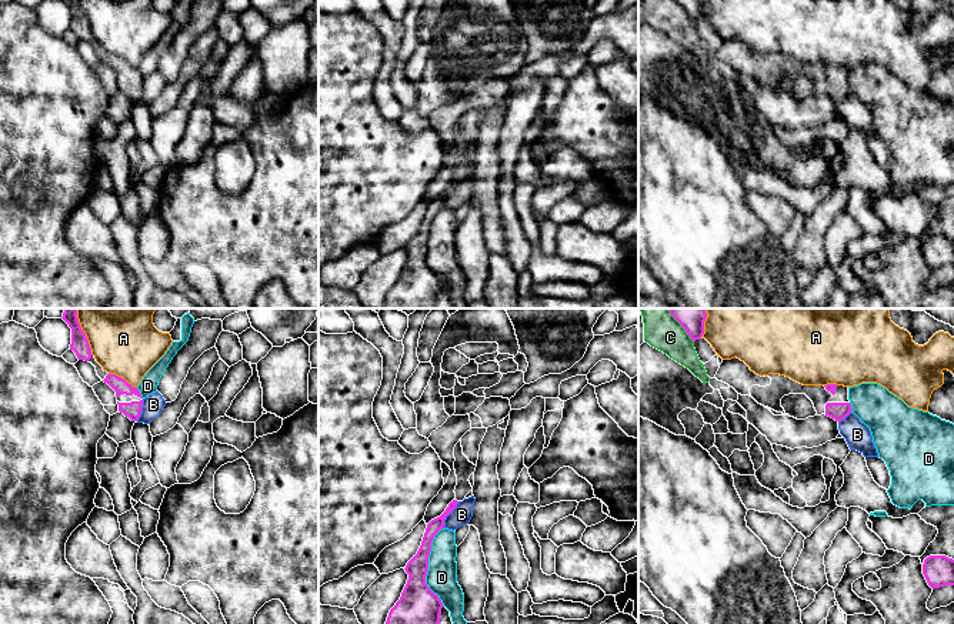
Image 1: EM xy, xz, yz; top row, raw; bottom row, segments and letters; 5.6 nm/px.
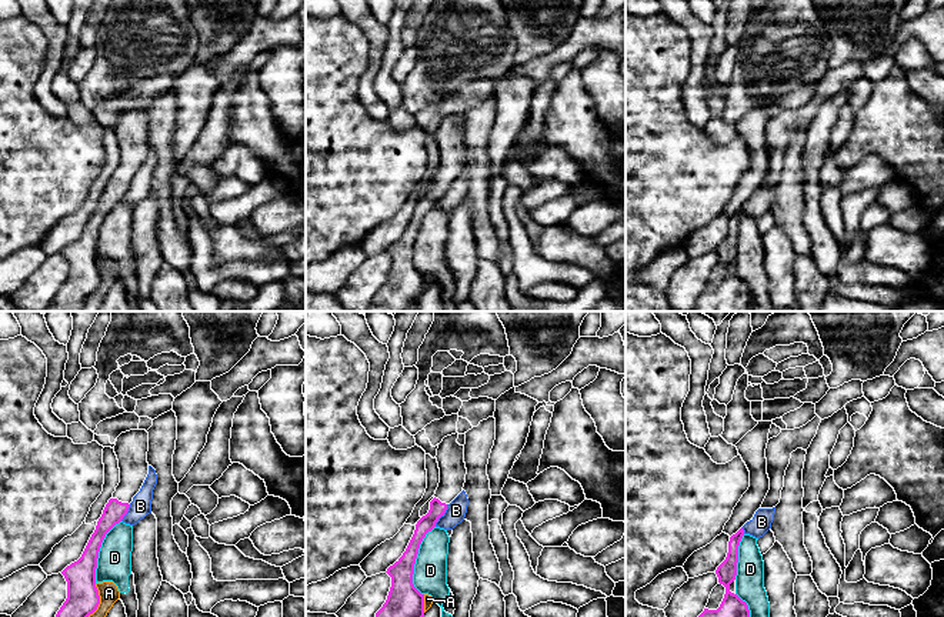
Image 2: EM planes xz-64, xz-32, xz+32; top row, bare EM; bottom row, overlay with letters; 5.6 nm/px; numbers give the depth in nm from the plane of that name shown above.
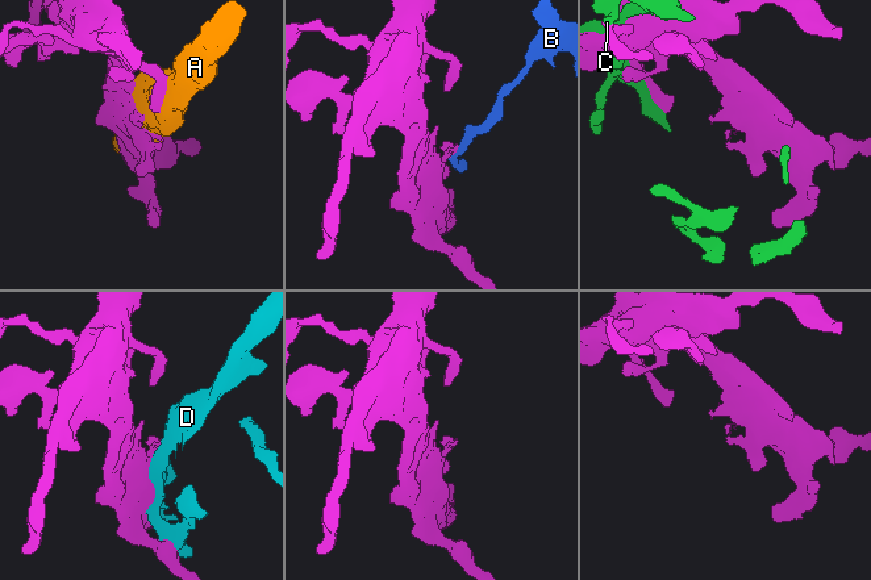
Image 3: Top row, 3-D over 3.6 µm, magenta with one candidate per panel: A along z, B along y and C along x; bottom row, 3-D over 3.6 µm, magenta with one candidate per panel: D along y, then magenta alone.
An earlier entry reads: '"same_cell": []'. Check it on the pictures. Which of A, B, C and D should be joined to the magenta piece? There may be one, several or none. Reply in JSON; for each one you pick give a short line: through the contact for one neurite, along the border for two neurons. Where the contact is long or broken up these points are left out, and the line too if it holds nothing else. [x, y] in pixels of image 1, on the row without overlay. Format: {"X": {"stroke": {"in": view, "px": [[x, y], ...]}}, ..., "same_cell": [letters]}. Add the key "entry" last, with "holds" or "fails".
{"same_cell": [], "entry": "holds"}

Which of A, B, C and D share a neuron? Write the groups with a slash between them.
A / B / C / D

